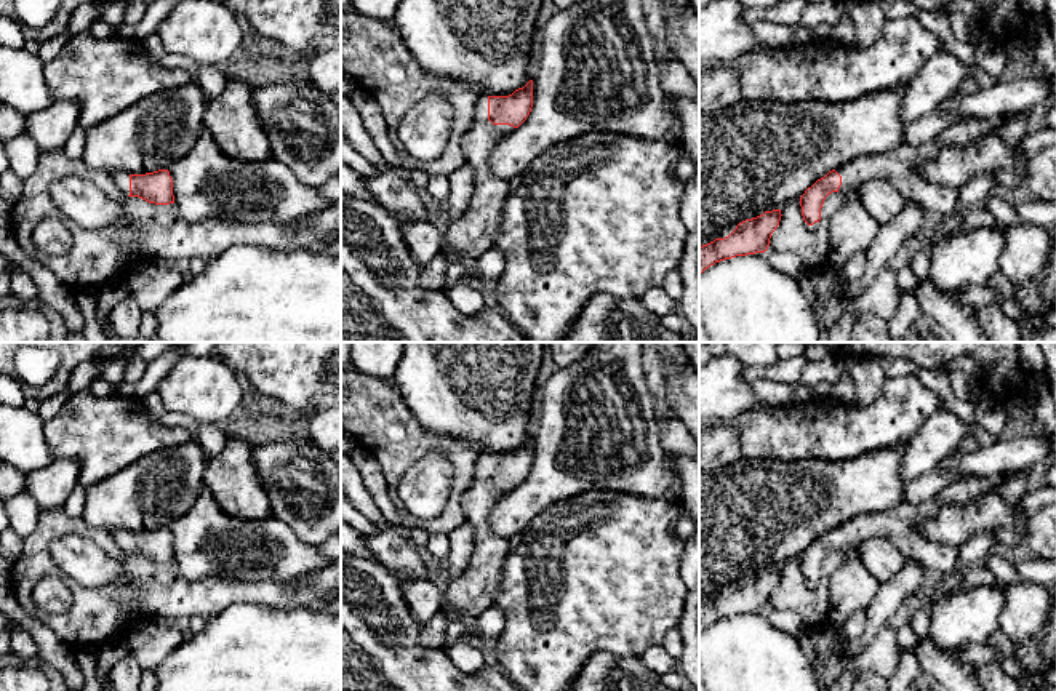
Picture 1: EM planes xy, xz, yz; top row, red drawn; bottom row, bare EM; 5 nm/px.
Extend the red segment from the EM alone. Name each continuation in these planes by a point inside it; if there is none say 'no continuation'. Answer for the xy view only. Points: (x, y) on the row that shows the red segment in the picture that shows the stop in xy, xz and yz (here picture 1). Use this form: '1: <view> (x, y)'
1: xy (122, 179)

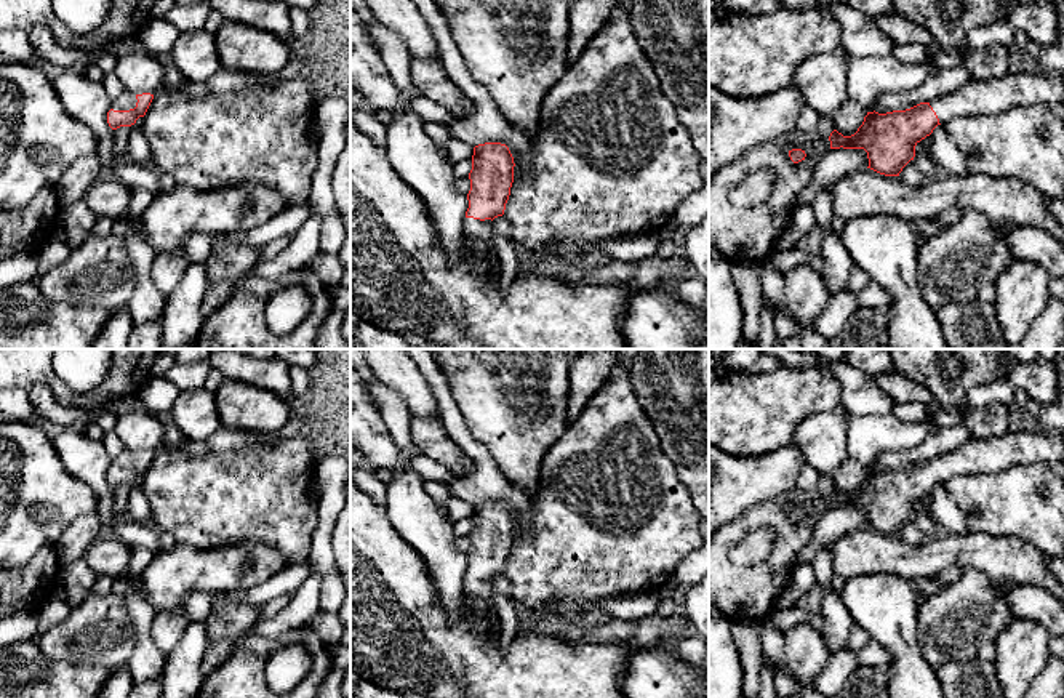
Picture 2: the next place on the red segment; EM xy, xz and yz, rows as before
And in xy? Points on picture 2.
1: xy (127, 101)

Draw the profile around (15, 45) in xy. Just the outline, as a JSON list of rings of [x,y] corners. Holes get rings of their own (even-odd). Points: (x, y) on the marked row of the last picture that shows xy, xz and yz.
[[[8,29],[0,32],[0,54],[5,61],[42,67],[42,62],[30,43],[29,30],[24,29]]]

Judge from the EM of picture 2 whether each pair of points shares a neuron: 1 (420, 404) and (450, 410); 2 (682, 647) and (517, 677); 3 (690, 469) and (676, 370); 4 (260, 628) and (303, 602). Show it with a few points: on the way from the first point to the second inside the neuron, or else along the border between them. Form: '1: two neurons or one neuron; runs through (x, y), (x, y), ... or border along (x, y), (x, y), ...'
1: two neurons; border along (423, 372), (439, 415)
2: two neurons; border along (692, 633), (671, 641)
3: one neuron; runs through (690, 445), (690, 394)
4: one neuron; runs through (271, 628), (292, 613)

